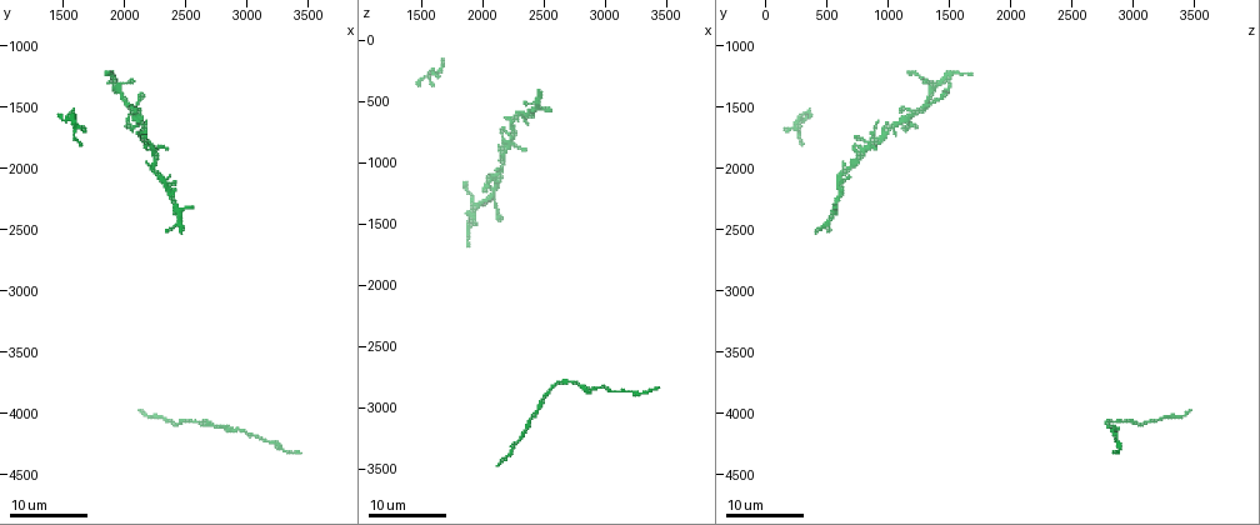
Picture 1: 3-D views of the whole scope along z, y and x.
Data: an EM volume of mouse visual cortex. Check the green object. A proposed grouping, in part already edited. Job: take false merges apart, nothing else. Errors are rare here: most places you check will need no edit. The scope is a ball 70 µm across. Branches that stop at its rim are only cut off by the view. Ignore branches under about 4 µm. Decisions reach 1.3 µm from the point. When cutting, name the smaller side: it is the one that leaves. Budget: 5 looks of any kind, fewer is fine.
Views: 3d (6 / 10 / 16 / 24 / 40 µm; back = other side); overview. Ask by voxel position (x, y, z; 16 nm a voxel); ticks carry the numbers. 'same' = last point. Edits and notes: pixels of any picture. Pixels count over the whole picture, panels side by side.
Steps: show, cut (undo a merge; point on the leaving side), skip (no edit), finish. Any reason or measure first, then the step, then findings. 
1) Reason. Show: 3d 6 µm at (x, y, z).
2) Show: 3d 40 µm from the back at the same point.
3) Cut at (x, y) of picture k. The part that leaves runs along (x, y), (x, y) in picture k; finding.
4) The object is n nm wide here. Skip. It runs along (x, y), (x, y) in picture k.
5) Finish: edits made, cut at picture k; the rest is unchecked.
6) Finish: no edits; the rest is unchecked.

Show: 3d 24 µm at (2660, 4080, 2800).

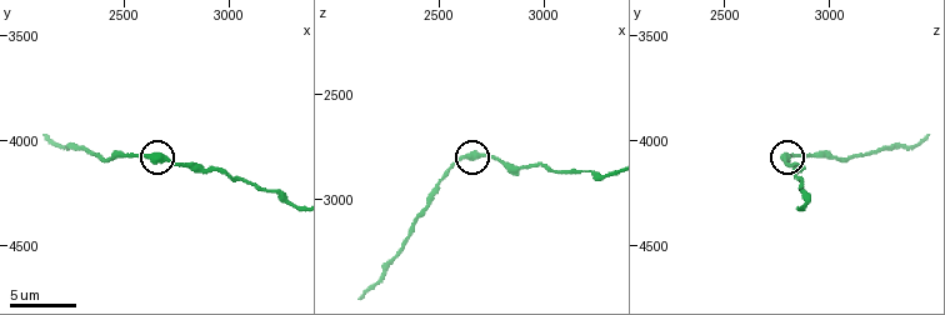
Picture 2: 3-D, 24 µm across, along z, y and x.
Closer look. Show: 3d 10 µm at (2660, 4100, 2790).

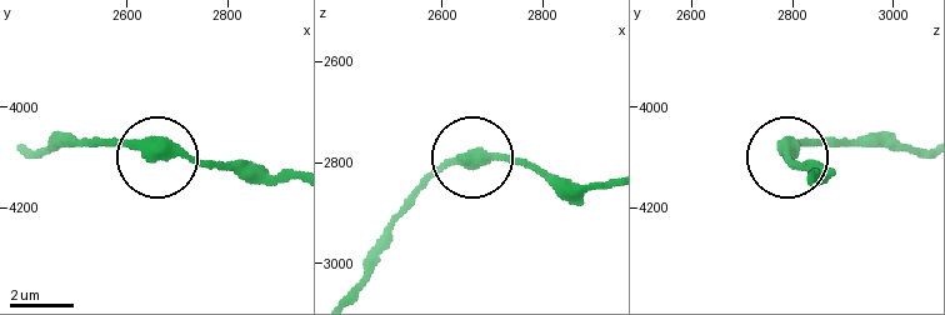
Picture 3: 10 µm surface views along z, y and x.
Show: 3d 6 µm at (2655, 4100, 2795).

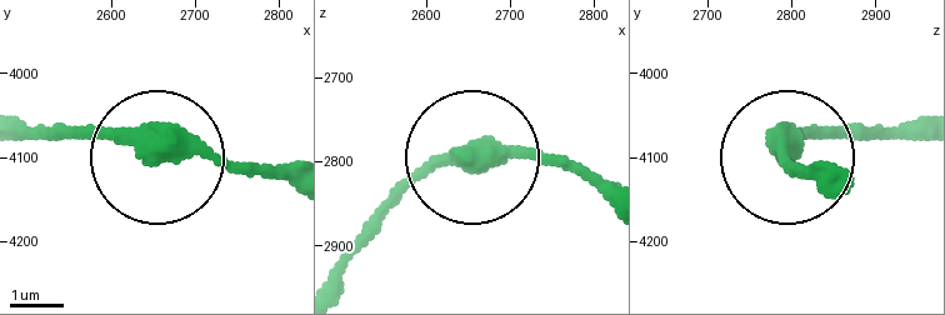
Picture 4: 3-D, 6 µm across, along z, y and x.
The object is 400 nm wide here. Skip. All the same neuron.

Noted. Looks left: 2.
Branch point. Show: 3d 24 µm at (2240, 2020, 660).

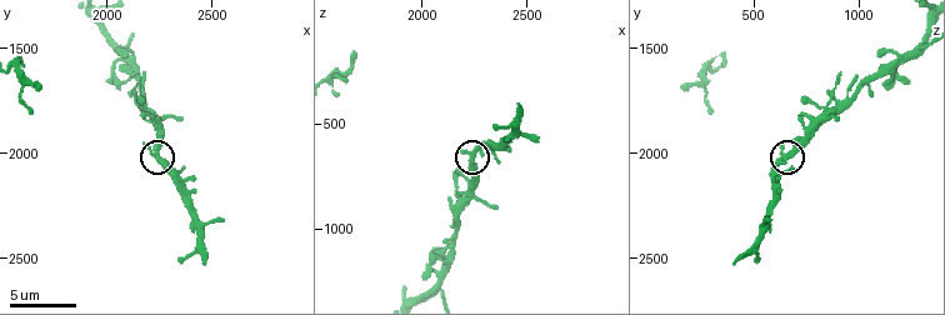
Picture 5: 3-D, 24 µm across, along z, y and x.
Closer look. Show: 3d 6 µm at (2230, 2020, 660).

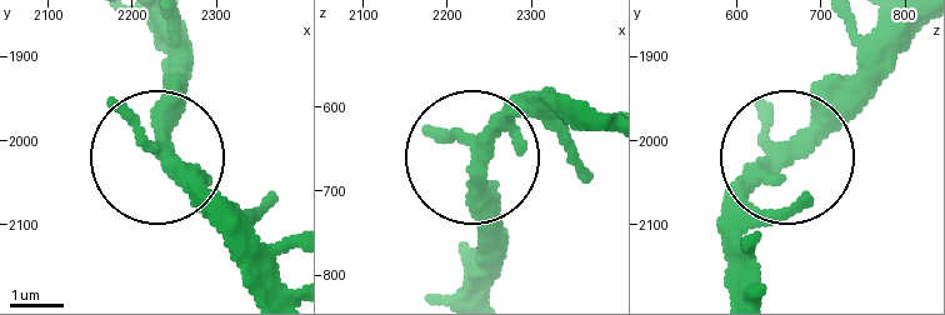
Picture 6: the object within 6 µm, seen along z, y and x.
Skip. One neuron here.

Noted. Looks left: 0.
Finish: no edits; the rest is unchecked.

